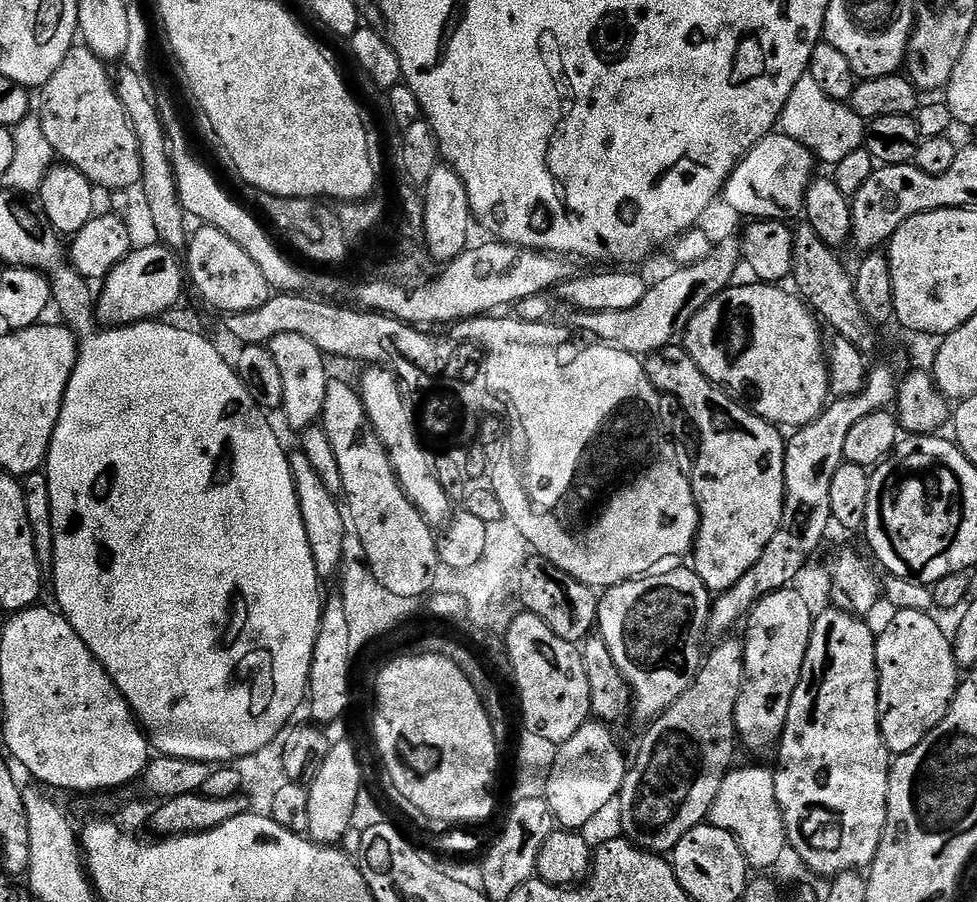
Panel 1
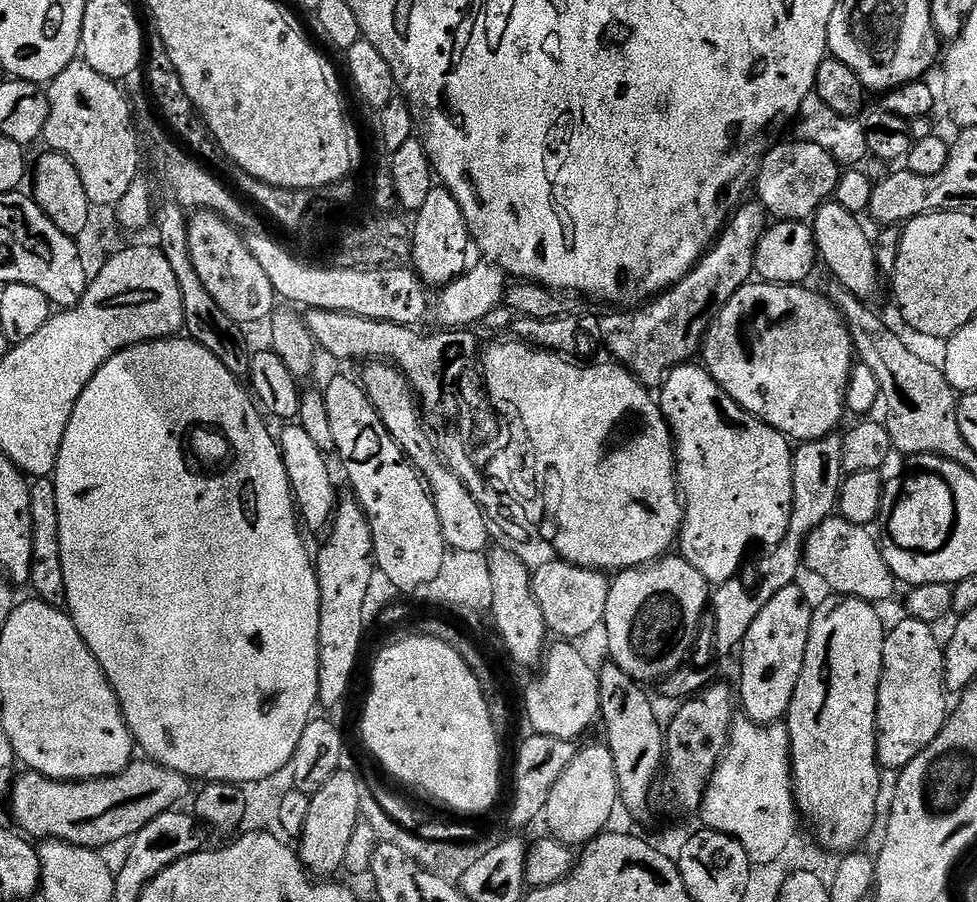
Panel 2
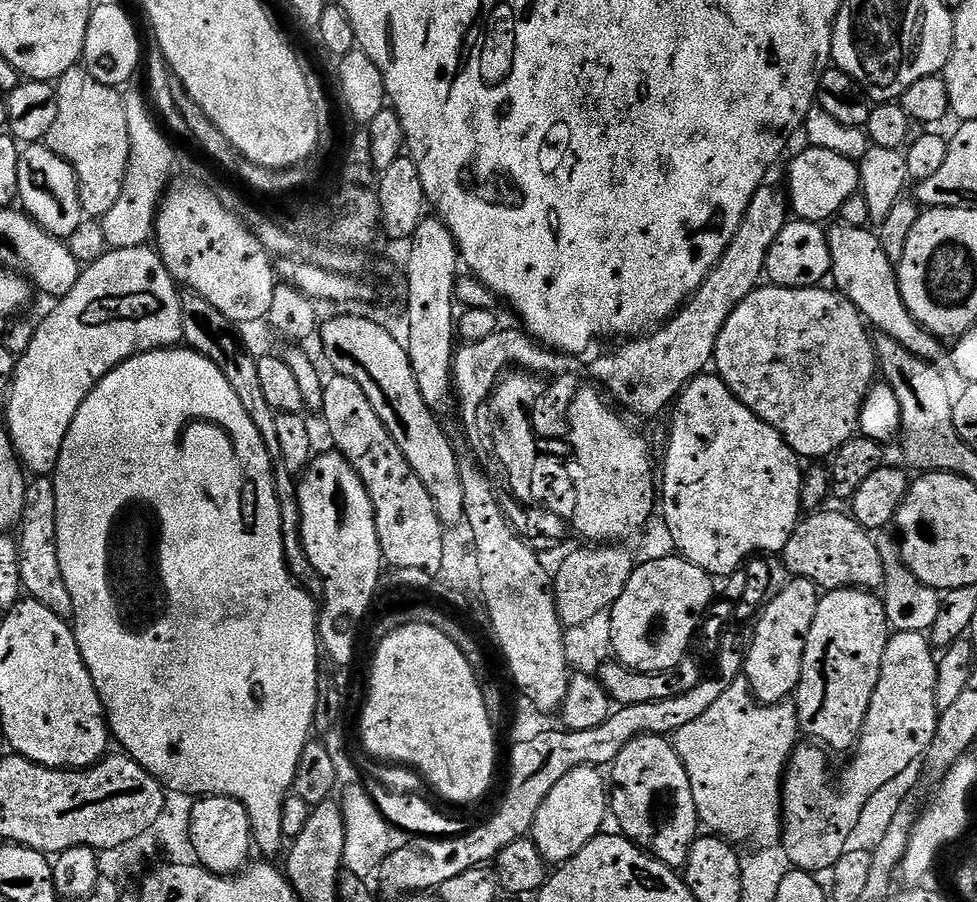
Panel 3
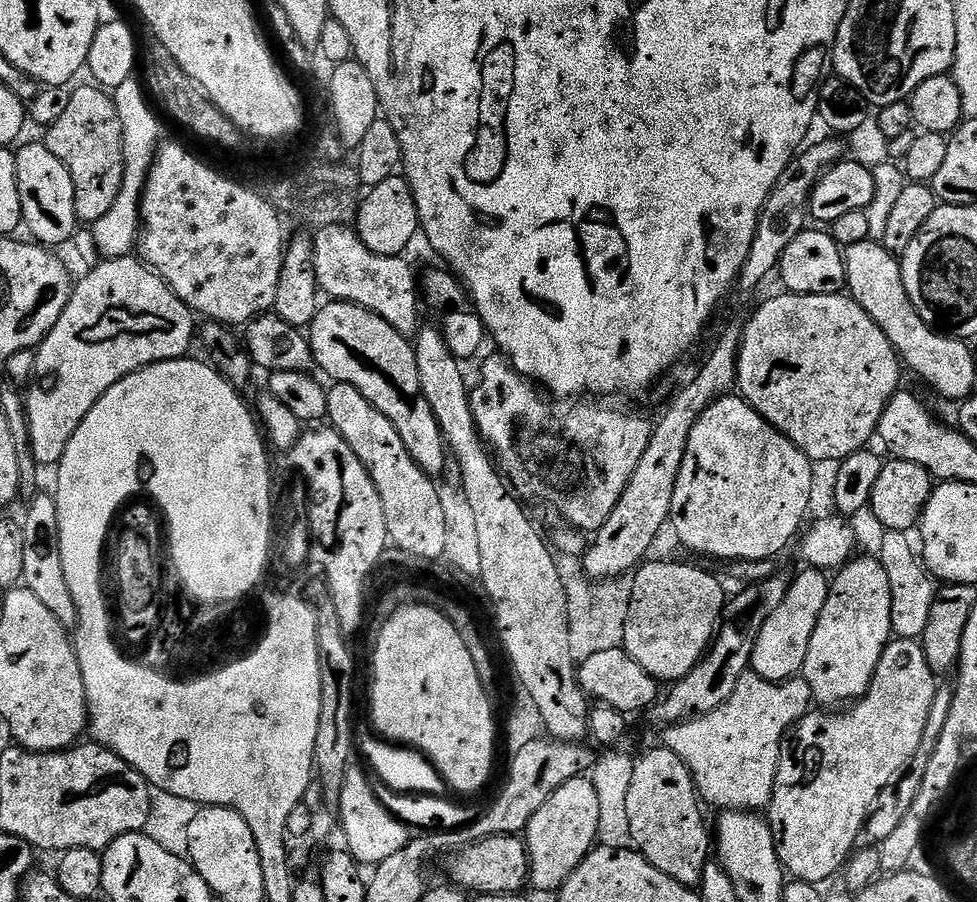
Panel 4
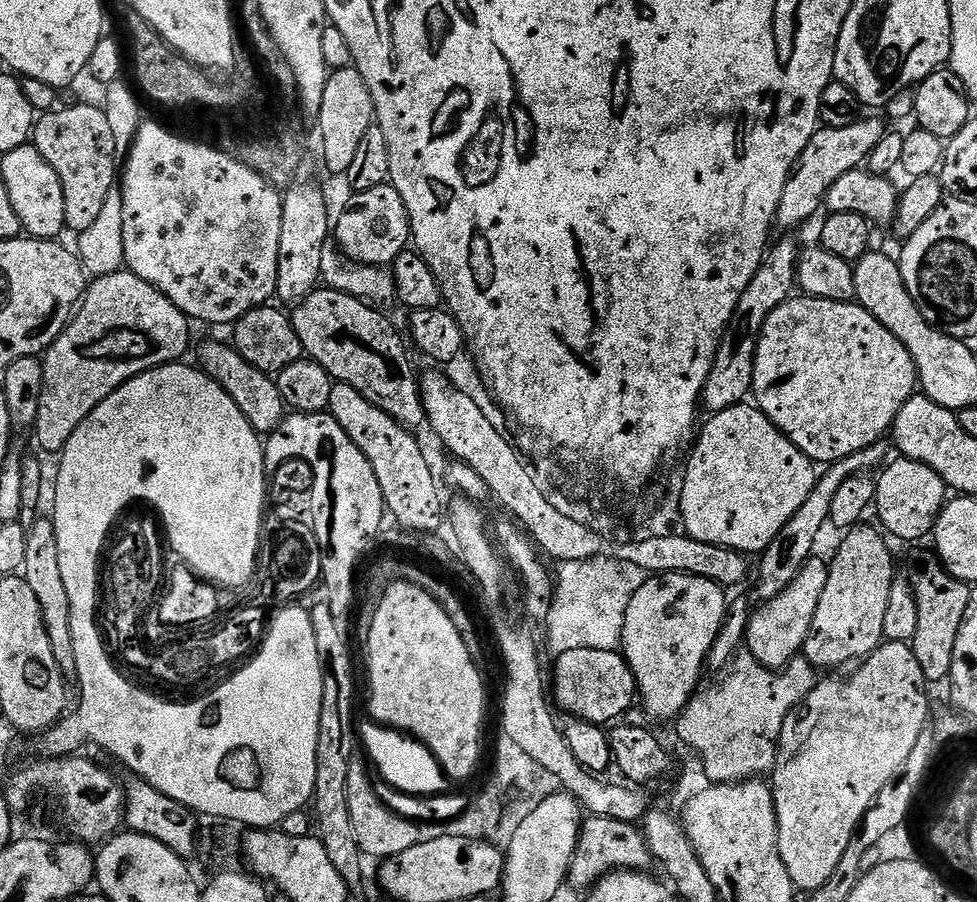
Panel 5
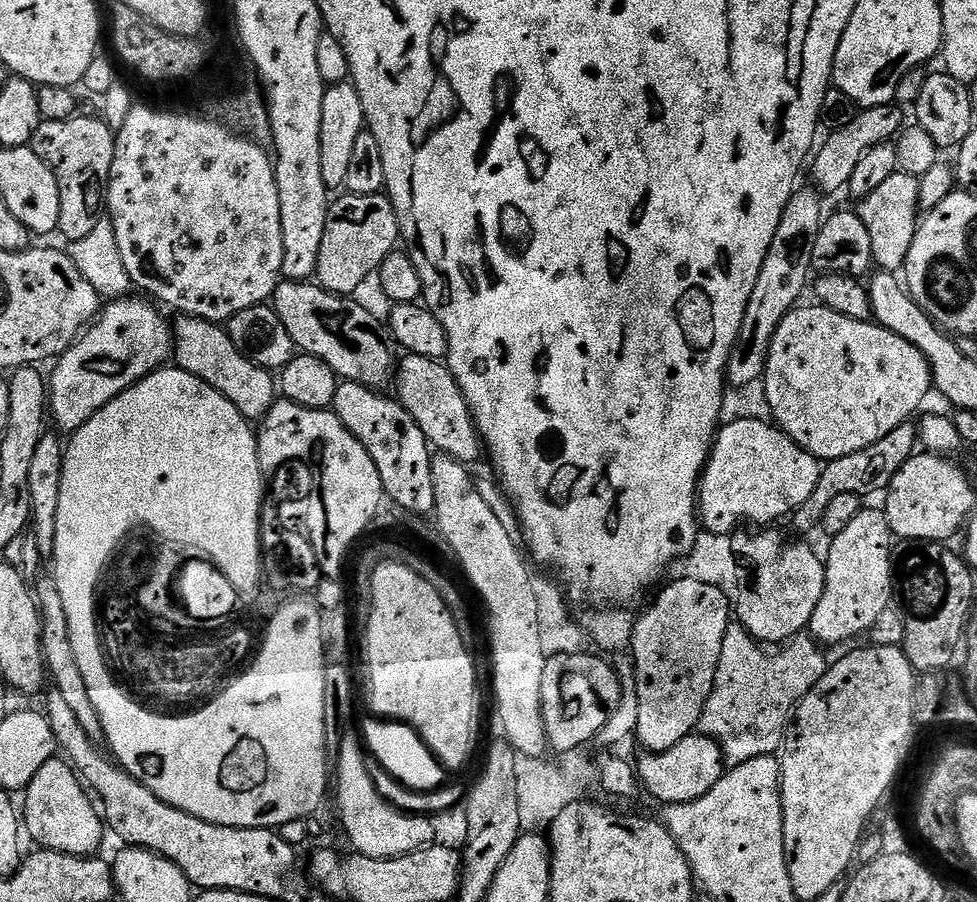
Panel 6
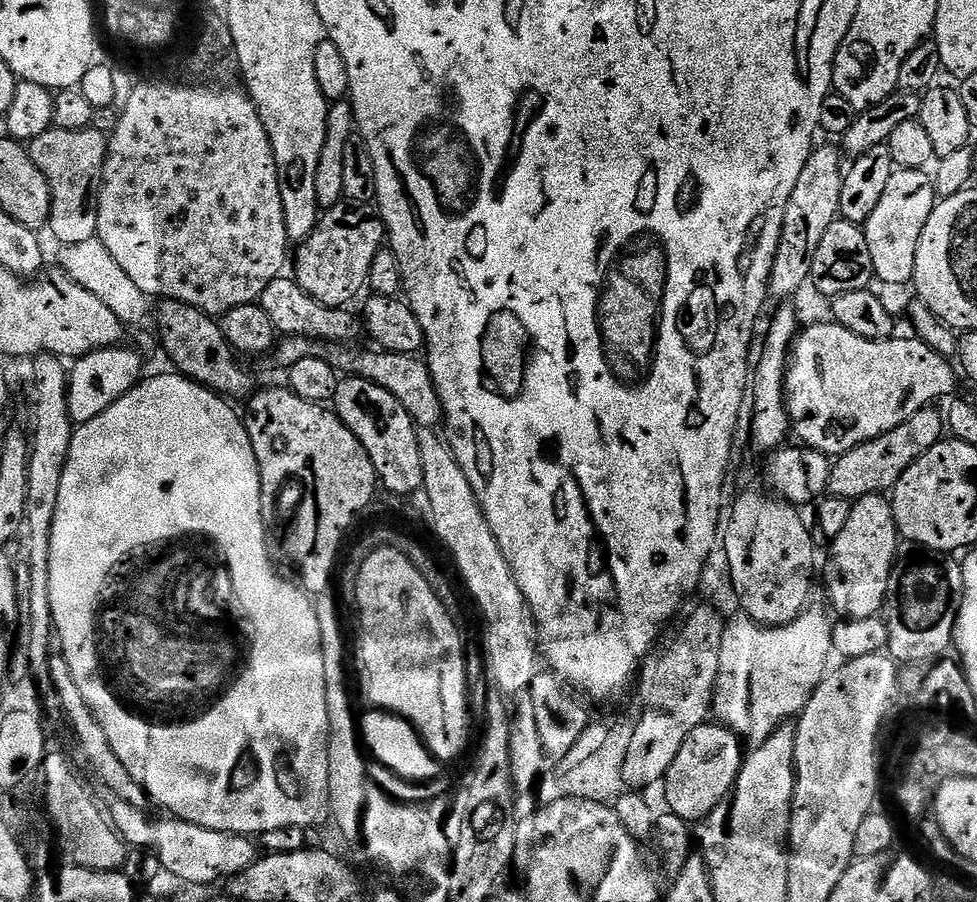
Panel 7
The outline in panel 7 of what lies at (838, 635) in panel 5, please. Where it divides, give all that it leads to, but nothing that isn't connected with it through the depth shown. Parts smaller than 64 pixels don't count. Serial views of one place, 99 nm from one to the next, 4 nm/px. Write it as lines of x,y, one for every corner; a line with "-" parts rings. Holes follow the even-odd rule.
887,495
863,496
855,501
842,534
830,542
832,557
828,560
828,573
824,580
828,583
831,611
841,612
841,617
850,620
881,615
884,599
888,597
892,568
896,564
896,549
901,543
902,537
894,522
892,501

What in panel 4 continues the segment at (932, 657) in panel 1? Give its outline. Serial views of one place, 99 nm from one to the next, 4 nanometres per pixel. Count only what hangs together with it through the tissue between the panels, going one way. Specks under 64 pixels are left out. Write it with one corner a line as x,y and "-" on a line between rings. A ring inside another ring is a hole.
896,638
884,649
868,693
855,701
845,716
840,710
812,710
788,731
780,747
778,774
766,819
772,826
780,864
793,881
820,886
848,863
858,834
876,807
878,794
914,758
926,730
926,718
930,718
930,702
934,702
937,687
938,677
926,662
923,643

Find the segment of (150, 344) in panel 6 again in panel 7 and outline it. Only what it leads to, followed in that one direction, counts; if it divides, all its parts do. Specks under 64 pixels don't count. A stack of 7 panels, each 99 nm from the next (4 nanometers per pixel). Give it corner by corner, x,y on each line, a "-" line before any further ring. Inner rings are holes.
113,346
87,352
71,365
68,373
68,405
73,425
79,426
98,418
118,398
122,398
133,386
140,383
140,356
132,348
-
76,364
76,365
75,365

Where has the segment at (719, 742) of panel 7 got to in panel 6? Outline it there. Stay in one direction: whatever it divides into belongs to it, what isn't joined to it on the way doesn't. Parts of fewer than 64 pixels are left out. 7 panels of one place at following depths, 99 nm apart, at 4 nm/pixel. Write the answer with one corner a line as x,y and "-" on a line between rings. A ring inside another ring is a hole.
693,734
682,738
682,742
678,742
678,746
670,746
670,750
665,752
641,751
639,755
640,757
634,760
636,779
640,781
645,793
649,792
650,795
657,796
662,802
661,805
664,806
685,804
702,798
702,794
708,793
723,778
726,771
726,761
722,750
716,745
715,740
703,734

